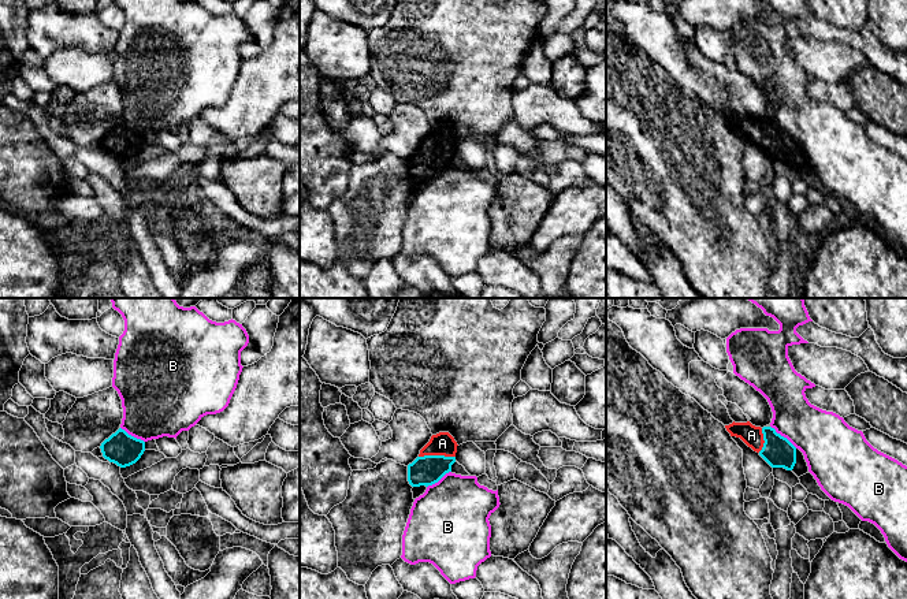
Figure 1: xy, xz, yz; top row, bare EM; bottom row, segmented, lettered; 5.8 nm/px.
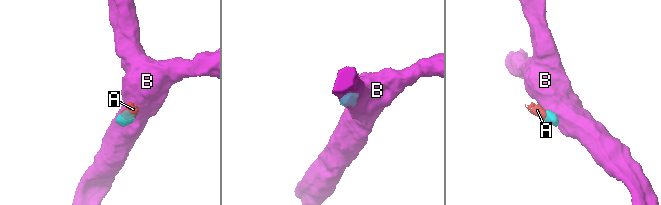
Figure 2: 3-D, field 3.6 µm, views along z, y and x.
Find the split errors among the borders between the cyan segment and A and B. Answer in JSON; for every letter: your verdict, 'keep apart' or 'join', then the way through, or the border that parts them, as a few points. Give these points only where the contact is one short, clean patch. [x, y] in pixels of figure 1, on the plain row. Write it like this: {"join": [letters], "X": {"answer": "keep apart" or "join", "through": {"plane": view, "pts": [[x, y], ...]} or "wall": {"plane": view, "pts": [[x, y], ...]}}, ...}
{"join": ["A"], "A": {"answer": "join", "through": {"plane": "xz", "pts": [[426, 164], [437, 149], [442, 137]]}}, "B": {"answer": "keep apart", "wall": {"plane": "yz", "pts": [[770, 119], [796, 141]]}}}

